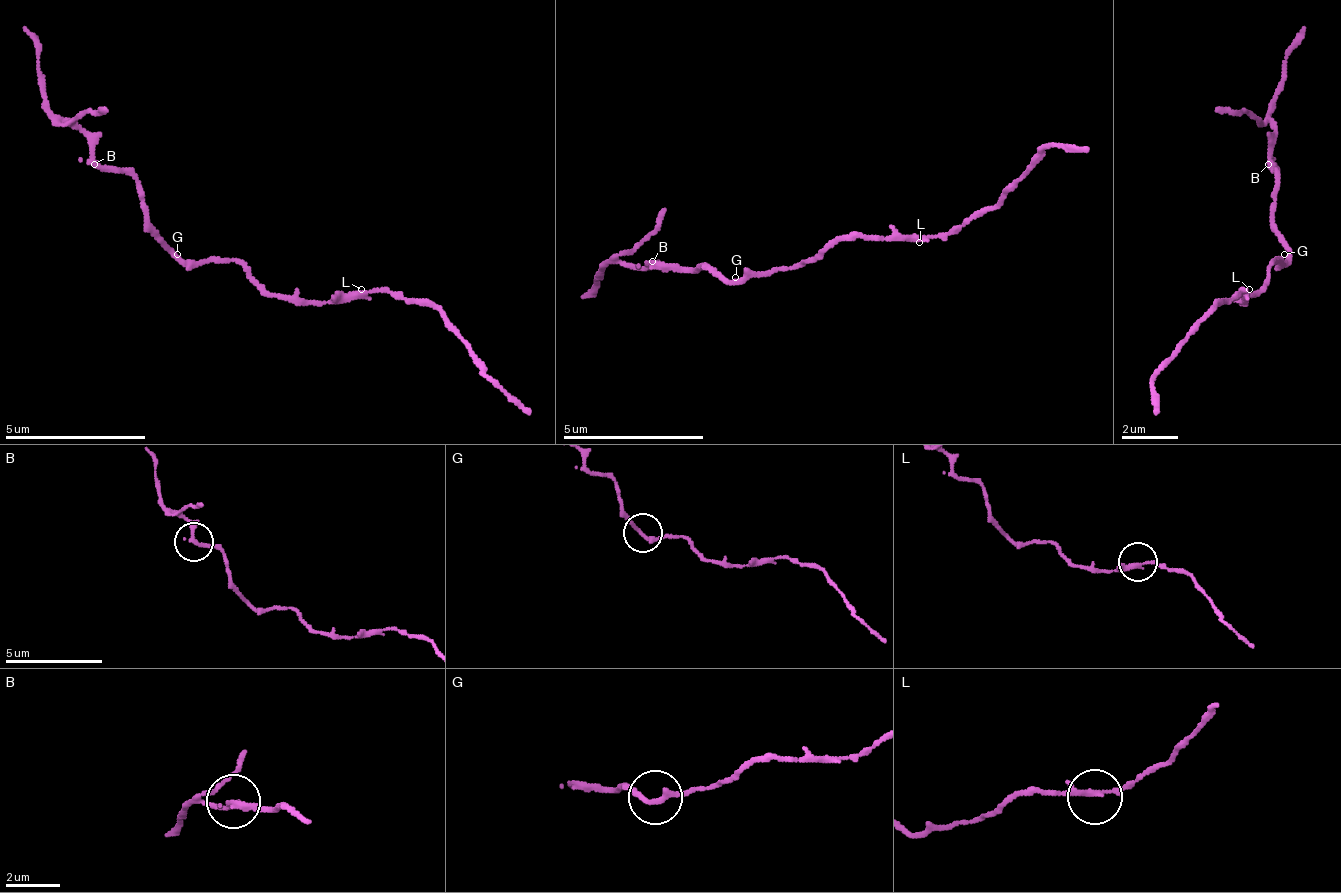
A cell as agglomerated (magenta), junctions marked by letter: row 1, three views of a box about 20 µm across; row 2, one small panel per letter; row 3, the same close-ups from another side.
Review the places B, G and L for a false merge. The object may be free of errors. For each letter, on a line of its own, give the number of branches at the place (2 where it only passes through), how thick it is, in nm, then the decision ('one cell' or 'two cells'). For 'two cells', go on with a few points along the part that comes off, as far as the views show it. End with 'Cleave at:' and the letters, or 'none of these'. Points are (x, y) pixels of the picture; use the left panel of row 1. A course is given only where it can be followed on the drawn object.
B: 2 branches meet; 220 nm thick; two cells; foreign part runs (93, 162), (50, 106), (36, 49), (22, 28)
G: 2 branches meet; 200 nm thick; one cell
L: 2 branches meet; 240 nm thick; one cell
Cleave at: B

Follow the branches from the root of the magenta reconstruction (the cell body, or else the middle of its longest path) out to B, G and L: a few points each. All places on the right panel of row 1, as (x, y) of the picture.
B: (1270, 268), (1284, 254), (1284, 240), (1270, 219), (1270, 190), (1277, 183), (1277, 169), (1270, 162)
G: (1270, 268), (1284, 254)
L: (1270, 268), (1270, 275), (1249, 297), (1249, 304), (1249, 289)

